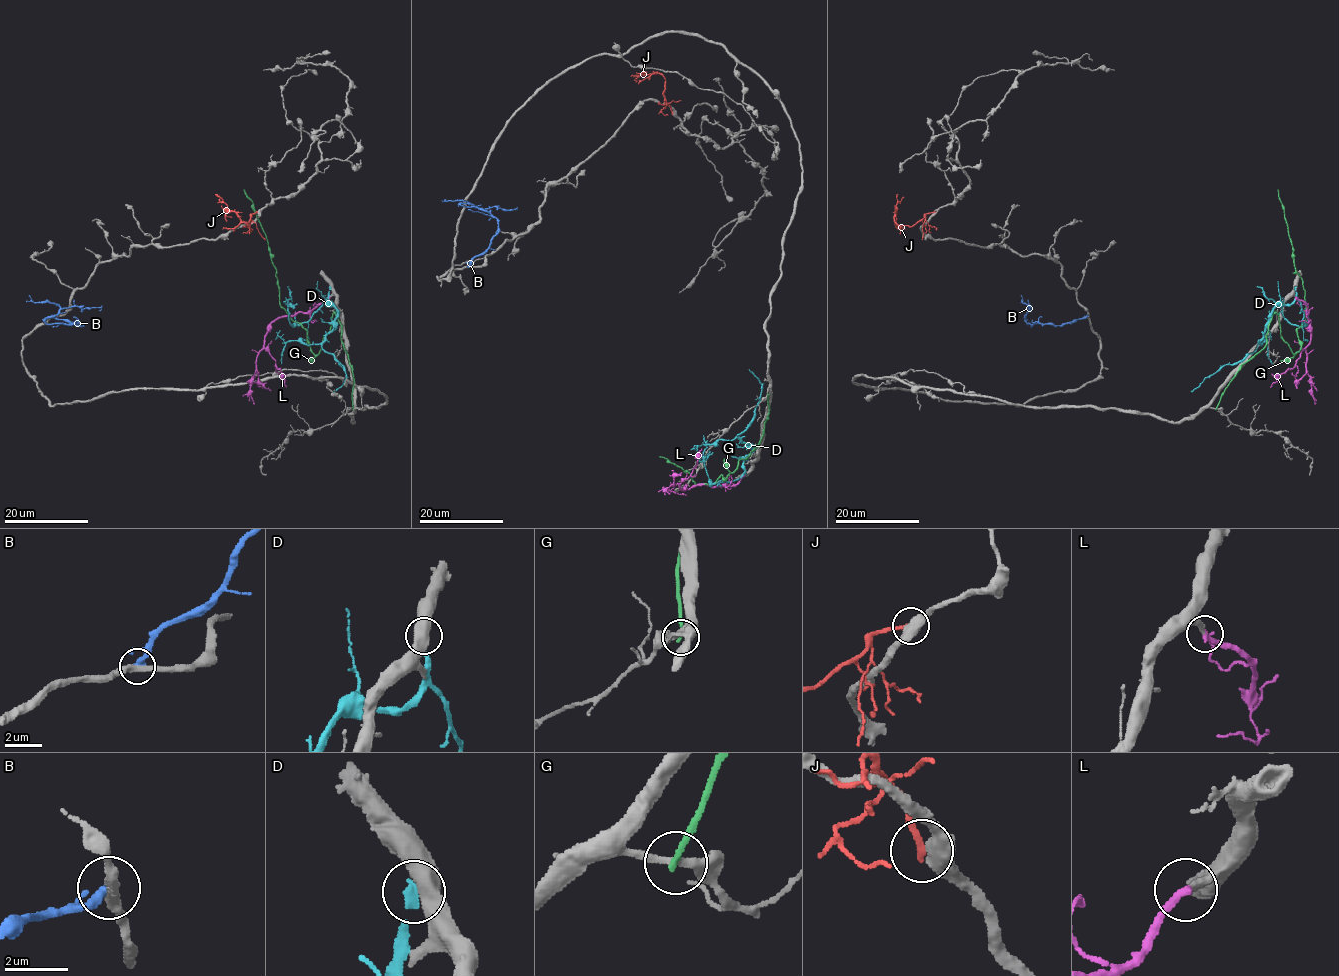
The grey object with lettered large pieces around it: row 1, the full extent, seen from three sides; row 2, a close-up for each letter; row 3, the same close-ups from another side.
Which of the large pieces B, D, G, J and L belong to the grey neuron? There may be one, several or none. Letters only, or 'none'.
L

